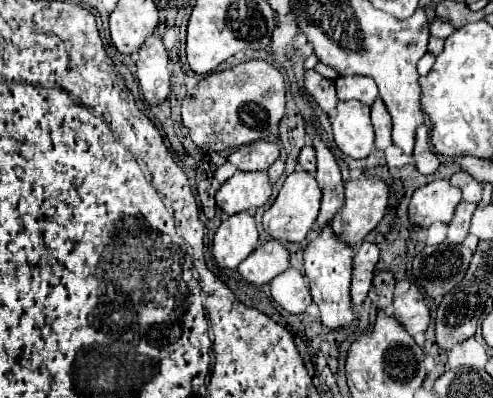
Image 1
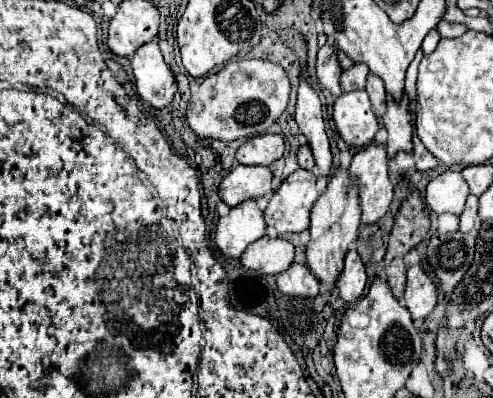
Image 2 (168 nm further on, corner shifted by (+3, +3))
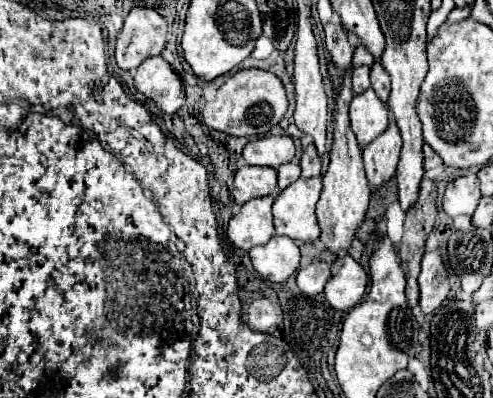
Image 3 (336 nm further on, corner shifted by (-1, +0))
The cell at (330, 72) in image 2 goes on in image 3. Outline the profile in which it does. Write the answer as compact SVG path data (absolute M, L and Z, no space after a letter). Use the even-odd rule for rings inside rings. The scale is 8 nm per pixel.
M327 22L325 24L325 44L327 44L327 50L329 50L335 66L345 72L349 68L353 52L355 52L355 46L351 46L345 28L341 28L341 24L337 24L337 22Z

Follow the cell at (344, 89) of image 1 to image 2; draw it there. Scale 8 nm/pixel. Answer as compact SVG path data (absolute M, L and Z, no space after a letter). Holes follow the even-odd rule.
M353 65L349 69L345 69L341 73L341 89L347 93L347 91L357 91L357 89L365 89L365 83L367 83L367 75L369 75L369 69L365 65Z

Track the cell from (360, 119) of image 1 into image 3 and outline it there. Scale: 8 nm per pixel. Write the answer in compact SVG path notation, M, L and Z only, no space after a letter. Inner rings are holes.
M371 88L353 96L349 104L349 118L361 148L373 142L389 124L389 112Z

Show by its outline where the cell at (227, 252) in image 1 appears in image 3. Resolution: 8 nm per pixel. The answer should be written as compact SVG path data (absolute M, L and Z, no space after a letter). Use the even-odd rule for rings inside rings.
M253 198L239 208L239 212L231 218L227 238L231 244L243 250L251 250L253 246L261 246L271 240L273 230L273 214L271 214L273 198Z

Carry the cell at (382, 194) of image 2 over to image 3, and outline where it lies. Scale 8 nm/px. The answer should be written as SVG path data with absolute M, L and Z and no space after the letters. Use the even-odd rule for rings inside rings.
M389 116L387 130L381 136L377 136L369 146L363 148L365 172L367 172L367 180L373 188L379 188L381 184L389 182L395 176L399 152L401 152L399 128L397 128L393 116Z

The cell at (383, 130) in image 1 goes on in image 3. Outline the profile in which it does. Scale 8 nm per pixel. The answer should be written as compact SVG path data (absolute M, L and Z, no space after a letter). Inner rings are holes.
M375 62L375 64L371 66L371 88L377 92L377 96L379 96L383 102L387 102L391 84L389 84L389 74L387 74L385 68L381 66L381 62Z

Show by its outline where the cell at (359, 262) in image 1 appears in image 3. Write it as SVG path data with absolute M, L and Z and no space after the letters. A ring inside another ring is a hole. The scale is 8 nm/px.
M349 254L337 256L331 264L331 278L325 286L327 302L341 312L351 310L363 300L367 288L367 274Z

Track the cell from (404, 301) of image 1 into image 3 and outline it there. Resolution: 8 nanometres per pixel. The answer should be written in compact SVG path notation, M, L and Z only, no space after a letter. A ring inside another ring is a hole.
M425 252L421 262L419 274L419 288L421 288L421 312L431 314L441 306L441 302L449 294L449 274L441 260L439 252Z

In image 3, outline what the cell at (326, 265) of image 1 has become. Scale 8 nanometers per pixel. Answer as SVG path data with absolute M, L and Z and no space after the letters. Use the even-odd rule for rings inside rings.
M351 68L345 72L339 94L337 94L337 108L333 114L333 146L331 146L331 162L329 170L323 174L323 192L317 202L317 218L321 226L321 242L325 242L327 250L339 254L345 254L351 246L351 240L355 236L355 230L361 226L367 206L369 206L369 182L365 178L363 160L361 160L361 148L353 136L353 130L349 126L349 102L353 98L351 90Z

